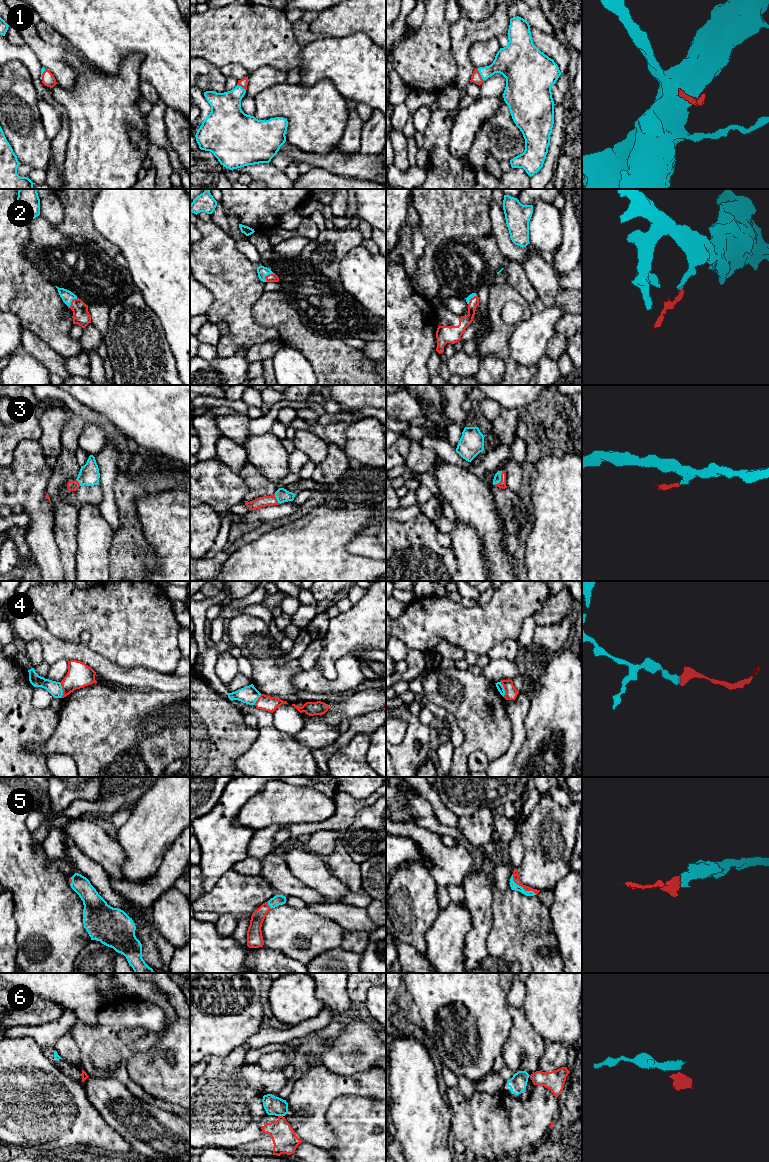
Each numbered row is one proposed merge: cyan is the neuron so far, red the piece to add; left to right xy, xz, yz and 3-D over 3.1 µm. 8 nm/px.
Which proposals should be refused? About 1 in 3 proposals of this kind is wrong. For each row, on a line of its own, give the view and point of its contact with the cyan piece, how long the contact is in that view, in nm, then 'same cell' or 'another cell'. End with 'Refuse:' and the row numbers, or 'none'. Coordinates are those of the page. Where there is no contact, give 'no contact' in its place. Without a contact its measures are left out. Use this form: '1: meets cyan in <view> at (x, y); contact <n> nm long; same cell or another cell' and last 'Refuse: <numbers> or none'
1: meets cyan in yz at (480, 74); contact 120 nm long; same cell
2: meets cyan in xz at (267, 274); contact 90 nm long; same cell
3: meets cyan in yz at (500, 479); contact 130 nm long; same cell
4: meets cyan in xy at (62, 690); contact 130 nm long; another cell
5: meets cyan in yz at (522, 887); contact 260 nm long; same cell
6: meets cyan in xz at (280, 1115); contact 40 nm long; another cell
Refuse: 4, 6

